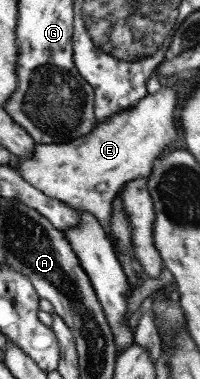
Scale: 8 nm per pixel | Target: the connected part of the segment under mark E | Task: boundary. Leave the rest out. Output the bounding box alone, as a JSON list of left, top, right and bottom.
[16,85,177,245]

